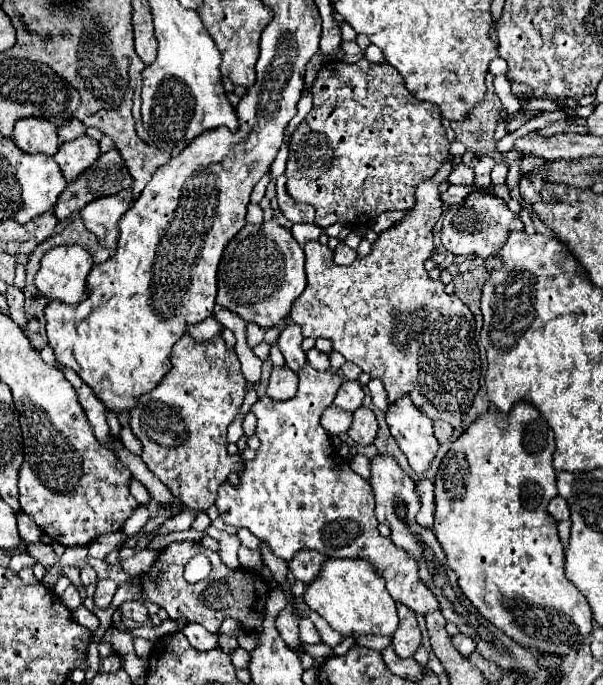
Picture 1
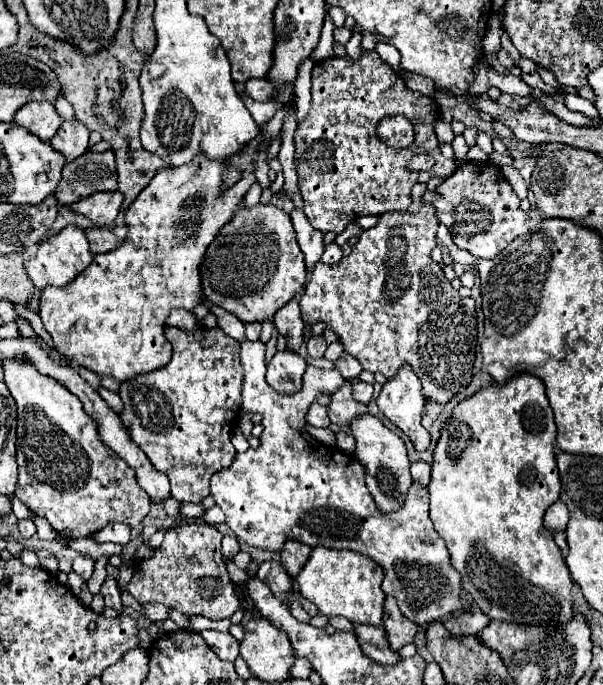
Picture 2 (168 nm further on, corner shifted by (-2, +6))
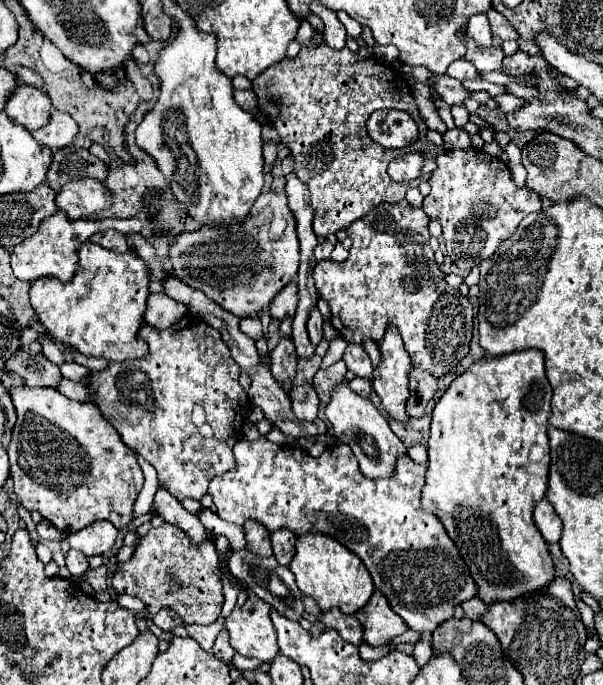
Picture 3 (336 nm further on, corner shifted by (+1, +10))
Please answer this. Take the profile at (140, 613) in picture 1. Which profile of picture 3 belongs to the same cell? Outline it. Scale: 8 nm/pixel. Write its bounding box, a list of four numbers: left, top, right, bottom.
[154,608,184,632]

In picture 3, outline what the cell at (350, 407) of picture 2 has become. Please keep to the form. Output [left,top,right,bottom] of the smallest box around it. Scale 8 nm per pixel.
[314,360,346,404]

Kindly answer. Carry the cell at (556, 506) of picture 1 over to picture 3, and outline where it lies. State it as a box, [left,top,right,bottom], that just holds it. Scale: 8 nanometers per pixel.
[534,498,562,542]

